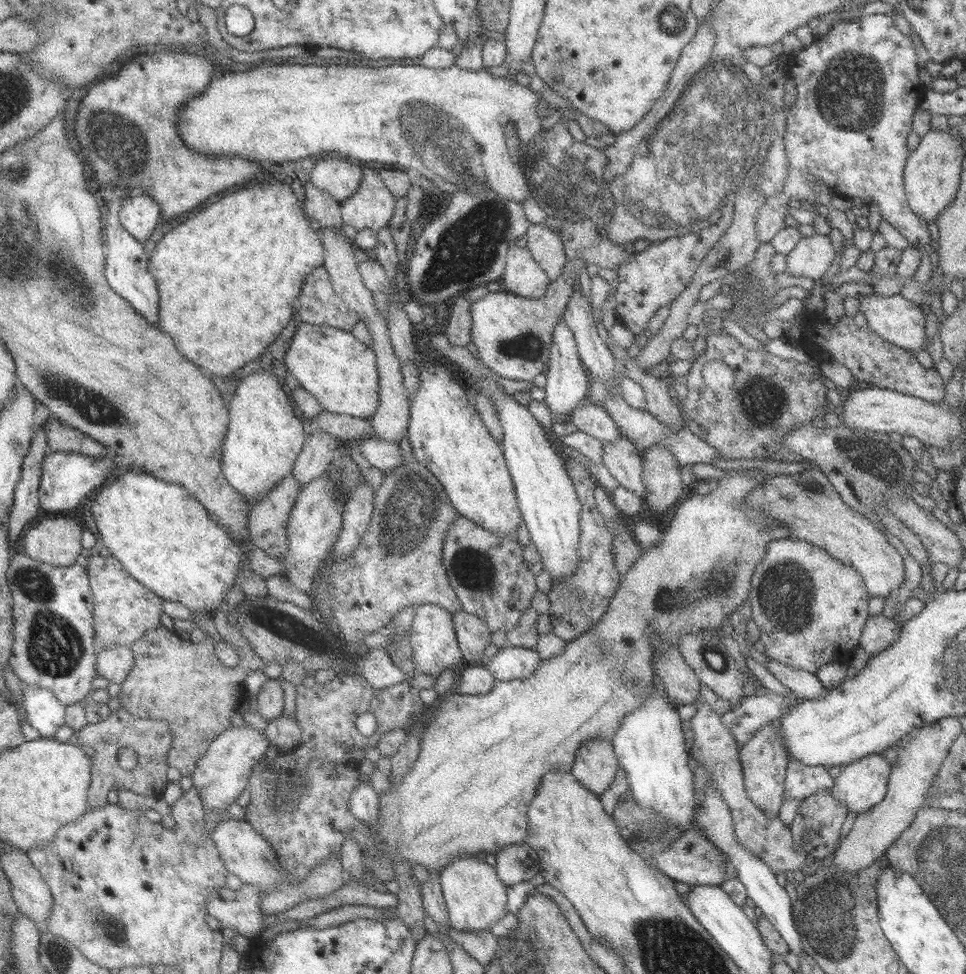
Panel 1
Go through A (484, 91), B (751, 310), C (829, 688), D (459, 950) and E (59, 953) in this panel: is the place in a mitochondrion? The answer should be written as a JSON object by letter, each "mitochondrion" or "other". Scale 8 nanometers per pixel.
{"A":"other","B":"mitochondrion","C":"other","D":"other","E":"mitochondrion"}

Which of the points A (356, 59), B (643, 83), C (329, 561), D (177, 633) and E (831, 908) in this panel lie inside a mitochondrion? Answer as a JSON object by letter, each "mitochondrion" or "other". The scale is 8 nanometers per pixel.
{"A":"other","B":"other","C":"other","D":"other","E":"mitochondrion"}

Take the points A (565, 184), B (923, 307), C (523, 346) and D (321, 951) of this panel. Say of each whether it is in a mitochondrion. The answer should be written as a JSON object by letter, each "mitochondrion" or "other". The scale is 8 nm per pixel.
{"A":"mitochondrion","B":"other","C":"mitochondrion","D":"other"}

